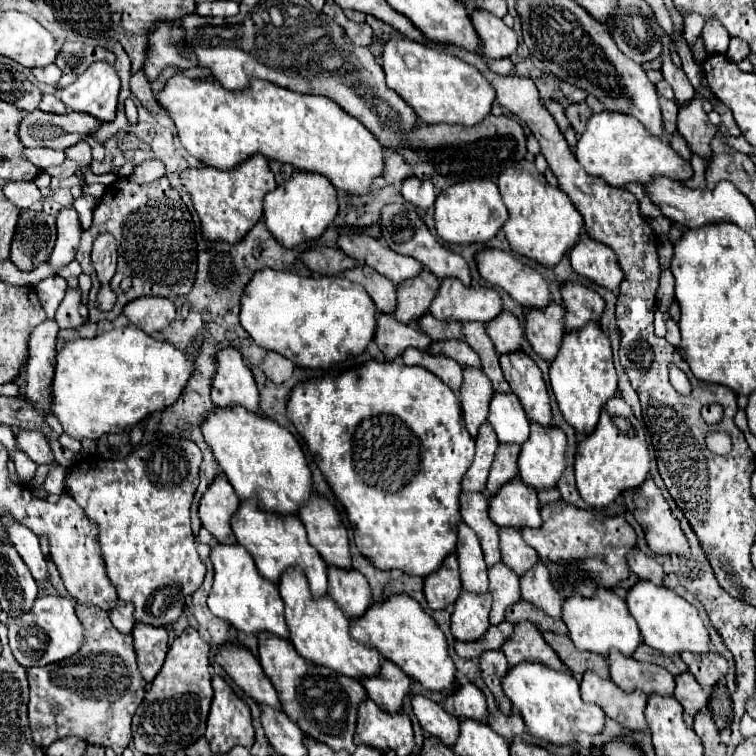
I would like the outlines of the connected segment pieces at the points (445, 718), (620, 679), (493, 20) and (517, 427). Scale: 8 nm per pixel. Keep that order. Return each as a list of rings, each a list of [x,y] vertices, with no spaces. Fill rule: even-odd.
[[[424,696],[412,698],[414,714],[420,722],[420,726],[432,734],[438,736],[446,746],[452,746],[460,734],[460,720],[452,714],[448,714],[438,702],[432,702]]]
[[[610,652],[610,678],[624,692],[642,690],[644,694],[672,694],[674,692],[674,676],[656,664],[638,662],[632,656],[624,656],[622,652]]]
[[[476,10],[470,14],[472,24],[484,44],[484,56],[486,58],[506,58],[514,54],[518,46],[518,38],[512,28],[508,28],[498,16],[486,12],[486,10]]]
[[[494,392],[490,400],[488,422],[494,426],[502,444],[524,444],[530,436],[528,416],[516,394]]]

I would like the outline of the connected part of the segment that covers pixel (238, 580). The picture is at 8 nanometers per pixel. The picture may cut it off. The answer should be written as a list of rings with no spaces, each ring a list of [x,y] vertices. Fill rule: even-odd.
[[[218,544],[210,552],[210,560],[214,564],[214,586],[208,596],[208,608],[214,616],[230,622],[236,630],[242,630],[246,634],[258,634],[258,632],[272,632],[280,638],[288,638],[288,626],[284,620],[284,602],[280,598],[278,586],[270,580],[266,580],[256,564],[254,558],[246,548],[240,544],[226,546]]]

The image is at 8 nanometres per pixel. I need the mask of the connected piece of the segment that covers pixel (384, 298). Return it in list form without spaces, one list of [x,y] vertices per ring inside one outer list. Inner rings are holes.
[[[370,266],[350,268],[350,270],[342,272],[342,276],[348,278],[350,282],[364,286],[364,290],[374,300],[374,304],[380,312],[386,312],[386,314],[394,312],[394,308],[396,308],[396,286],[386,276],[378,274]]]

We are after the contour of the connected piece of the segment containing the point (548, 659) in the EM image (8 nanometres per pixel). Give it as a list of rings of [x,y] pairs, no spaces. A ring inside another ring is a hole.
[[[522,620],[514,626],[514,634],[502,644],[500,650],[504,652],[510,666],[516,666],[524,660],[534,660],[534,662],[542,662],[554,670],[568,670],[556,656],[556,652],[546,644],[540,630],[526,620]]]

